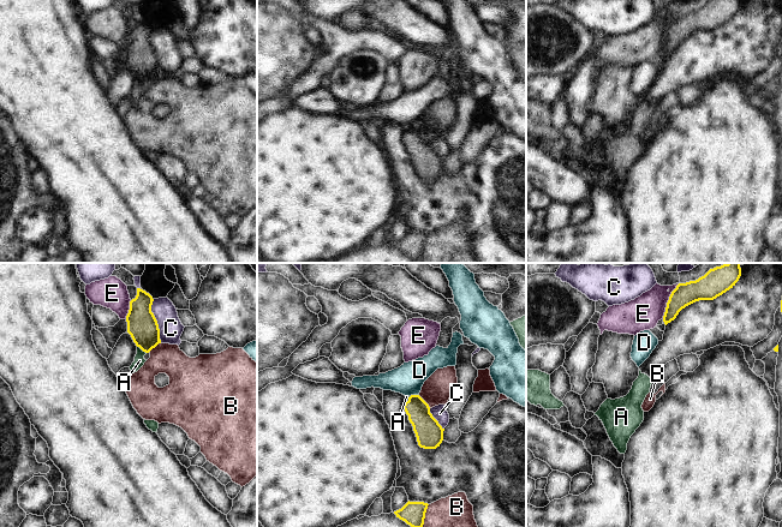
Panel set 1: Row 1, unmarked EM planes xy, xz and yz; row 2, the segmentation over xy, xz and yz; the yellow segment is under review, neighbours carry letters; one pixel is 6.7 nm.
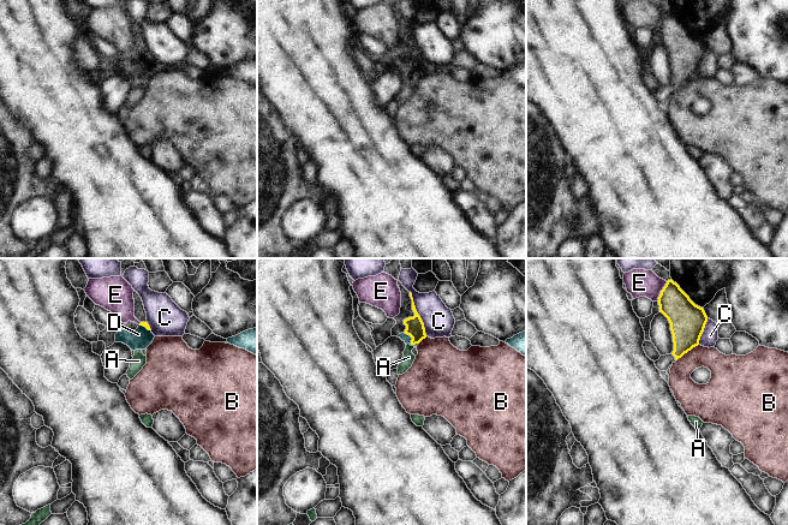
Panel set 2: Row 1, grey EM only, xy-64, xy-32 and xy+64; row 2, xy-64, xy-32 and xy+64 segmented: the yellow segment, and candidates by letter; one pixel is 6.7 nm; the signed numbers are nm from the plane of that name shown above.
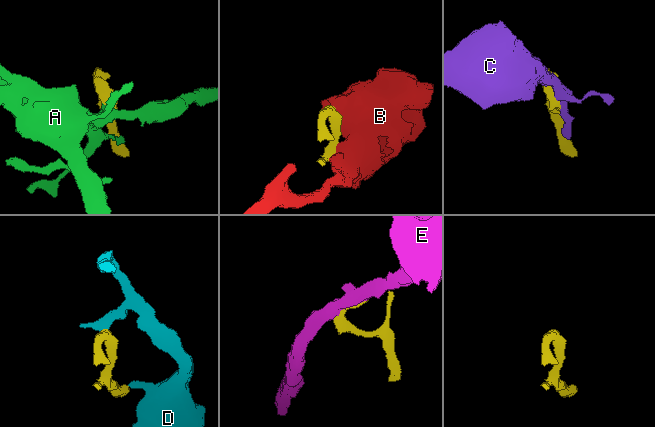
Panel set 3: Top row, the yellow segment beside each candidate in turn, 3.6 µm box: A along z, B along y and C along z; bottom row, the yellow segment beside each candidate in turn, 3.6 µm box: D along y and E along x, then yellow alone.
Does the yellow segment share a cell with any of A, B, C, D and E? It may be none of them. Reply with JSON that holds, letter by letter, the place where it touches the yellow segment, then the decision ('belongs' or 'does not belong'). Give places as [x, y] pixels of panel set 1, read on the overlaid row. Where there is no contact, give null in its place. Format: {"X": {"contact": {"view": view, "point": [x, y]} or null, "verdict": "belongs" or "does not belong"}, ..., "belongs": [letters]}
{"A": {"contact": {"view": "xy", "point": [142, 349]}, "verdict": "belongs"}, "B": {"contact": {"view": "xz", "point": [424, 401]}, "verdict": "does not belong"}, "C": {"contact": {"view": "xy", "point": [156, 321]}, "verdict": "does not belong"}, "D": {"contact": {"view": "xz", "point": [413, 395]}, "verdict": "does not belong"}, "E": {"contact": {"view": "yz", "point": [668, 301]}, "verdict": "does not belong"}, "belongs": ["A"]}

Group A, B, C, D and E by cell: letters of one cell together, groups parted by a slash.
A / B / C / D / E

